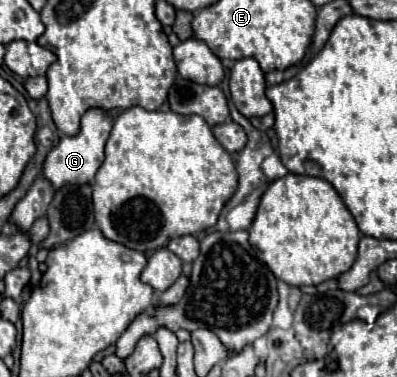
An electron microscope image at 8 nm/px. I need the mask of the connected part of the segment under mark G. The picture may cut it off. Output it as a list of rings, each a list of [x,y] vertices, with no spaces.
[[[90,109],[82,117],[80,133],[76,137],[62,137],[60,143],[46,155],[42,175],[54,185],[54,189],[60,189],[62,185],[86,185],[94,181],[94,175],[104,161],[104,147],[110,137],[112,121],[114,119],[106,111]]]

